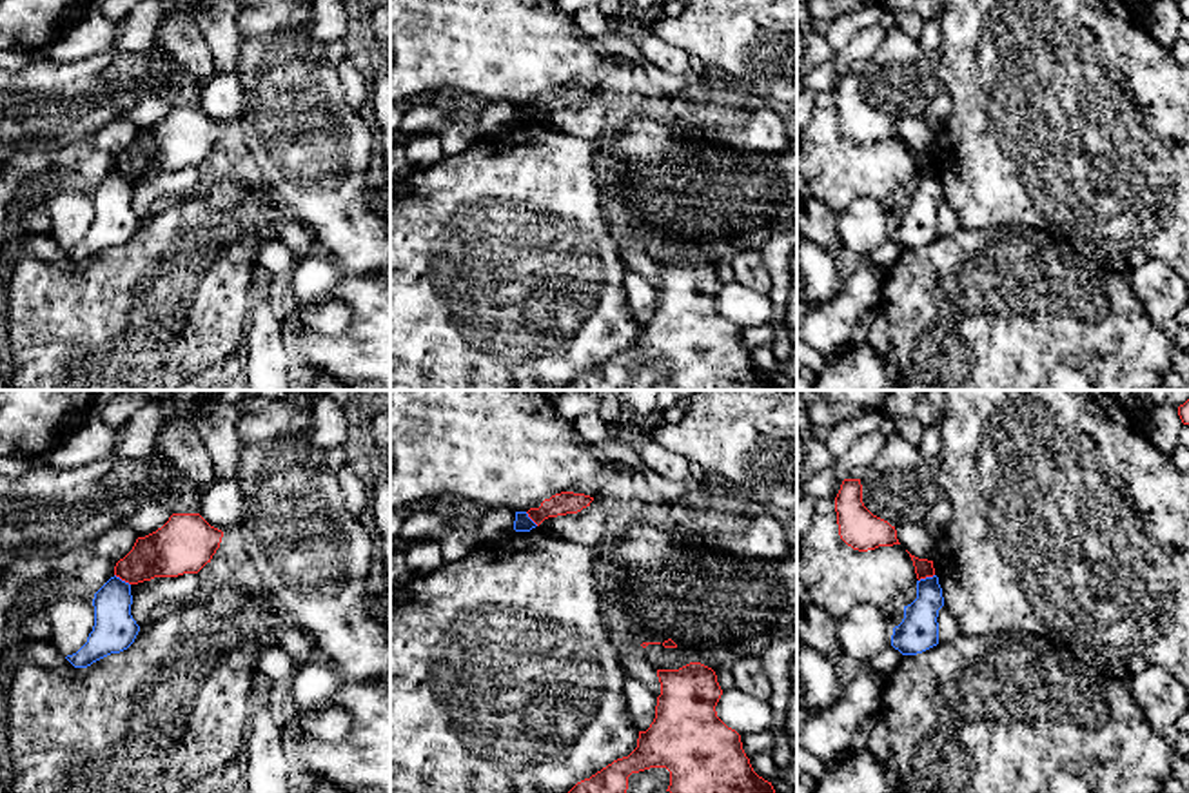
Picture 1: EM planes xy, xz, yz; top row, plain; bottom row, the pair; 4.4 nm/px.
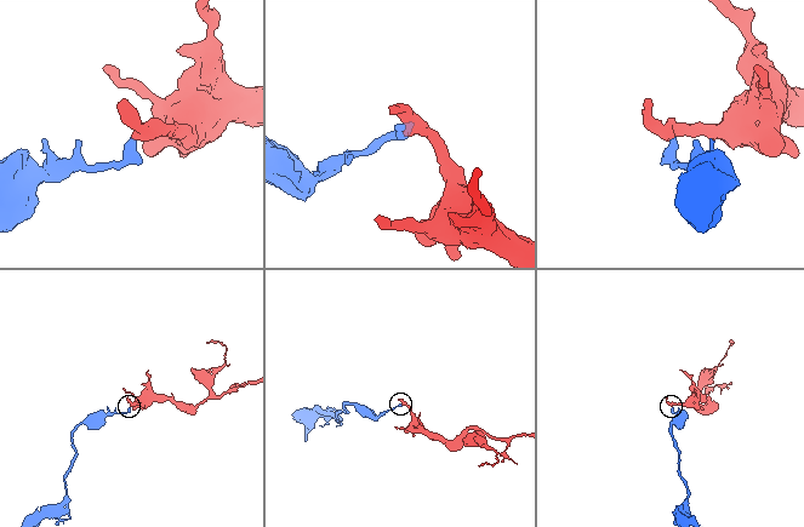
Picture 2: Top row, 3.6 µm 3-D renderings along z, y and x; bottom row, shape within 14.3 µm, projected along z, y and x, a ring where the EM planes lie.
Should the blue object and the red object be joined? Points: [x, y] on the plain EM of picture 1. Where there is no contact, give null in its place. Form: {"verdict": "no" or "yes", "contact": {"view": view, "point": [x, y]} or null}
{"verdict": "no", "contact": {"view": "xy", "point": [120, 173]}}

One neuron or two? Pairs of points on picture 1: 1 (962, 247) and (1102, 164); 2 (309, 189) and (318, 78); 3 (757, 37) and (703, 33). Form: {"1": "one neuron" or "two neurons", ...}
{"1": "two neurons", "2": "one neuron", "3": "one neuron"}

